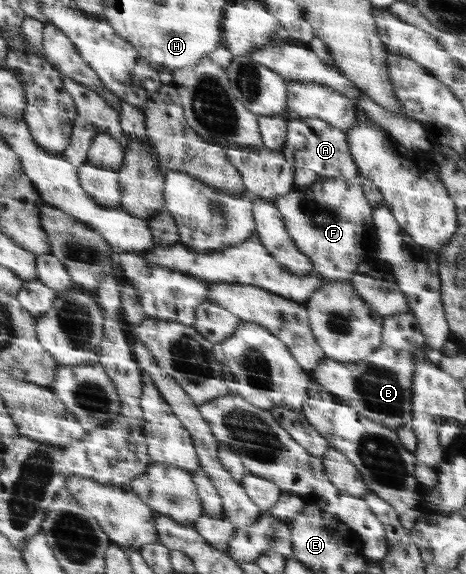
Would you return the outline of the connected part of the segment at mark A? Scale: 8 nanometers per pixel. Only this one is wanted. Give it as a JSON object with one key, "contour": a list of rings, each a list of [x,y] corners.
{"contour":[[[319,118],[290,119],[288,123],[287,144],[281,150],[293,168],[309,168],[322,178],[359,177],[357,165],[353,160],[346,132]]]}

